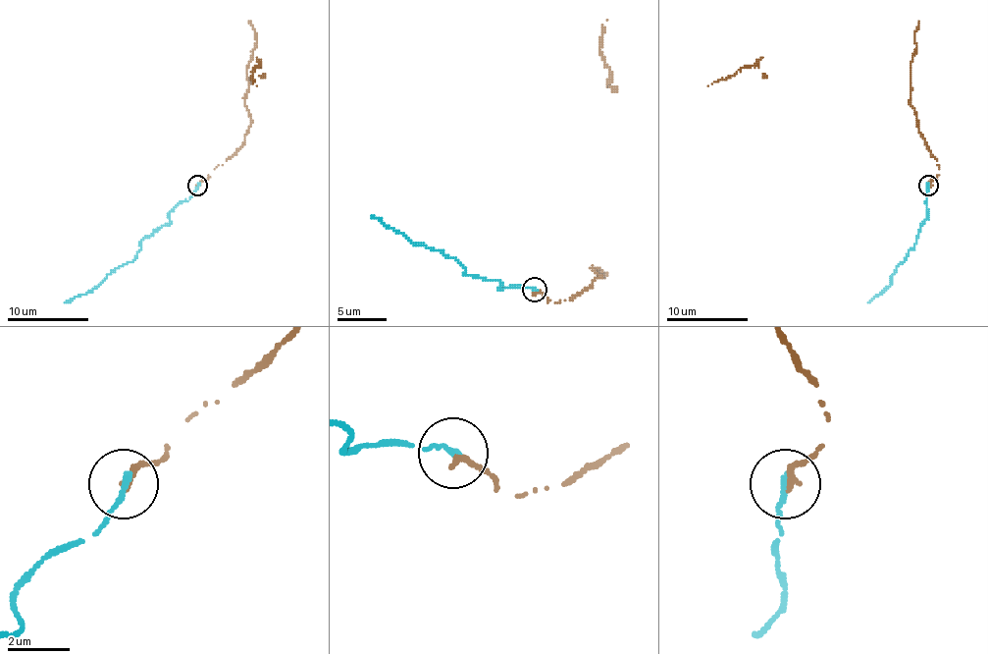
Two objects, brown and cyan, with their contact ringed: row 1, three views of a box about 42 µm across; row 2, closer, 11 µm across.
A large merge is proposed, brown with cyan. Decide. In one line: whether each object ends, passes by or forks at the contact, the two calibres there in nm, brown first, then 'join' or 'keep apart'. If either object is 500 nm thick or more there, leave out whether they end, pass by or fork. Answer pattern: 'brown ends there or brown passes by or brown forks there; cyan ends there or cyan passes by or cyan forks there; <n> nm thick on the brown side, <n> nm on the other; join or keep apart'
brown ends there; cyan ends there; 220 nm thick on the brown side, 200 nm on the other; join

